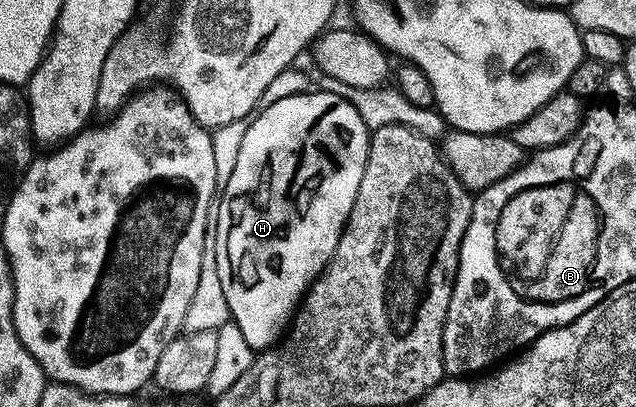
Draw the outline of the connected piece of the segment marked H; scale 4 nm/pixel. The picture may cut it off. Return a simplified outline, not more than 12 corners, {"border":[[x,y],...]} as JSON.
{"border":[[320,89],[260,110],[214,210],[252,351],[285,337],[370,131]]}

